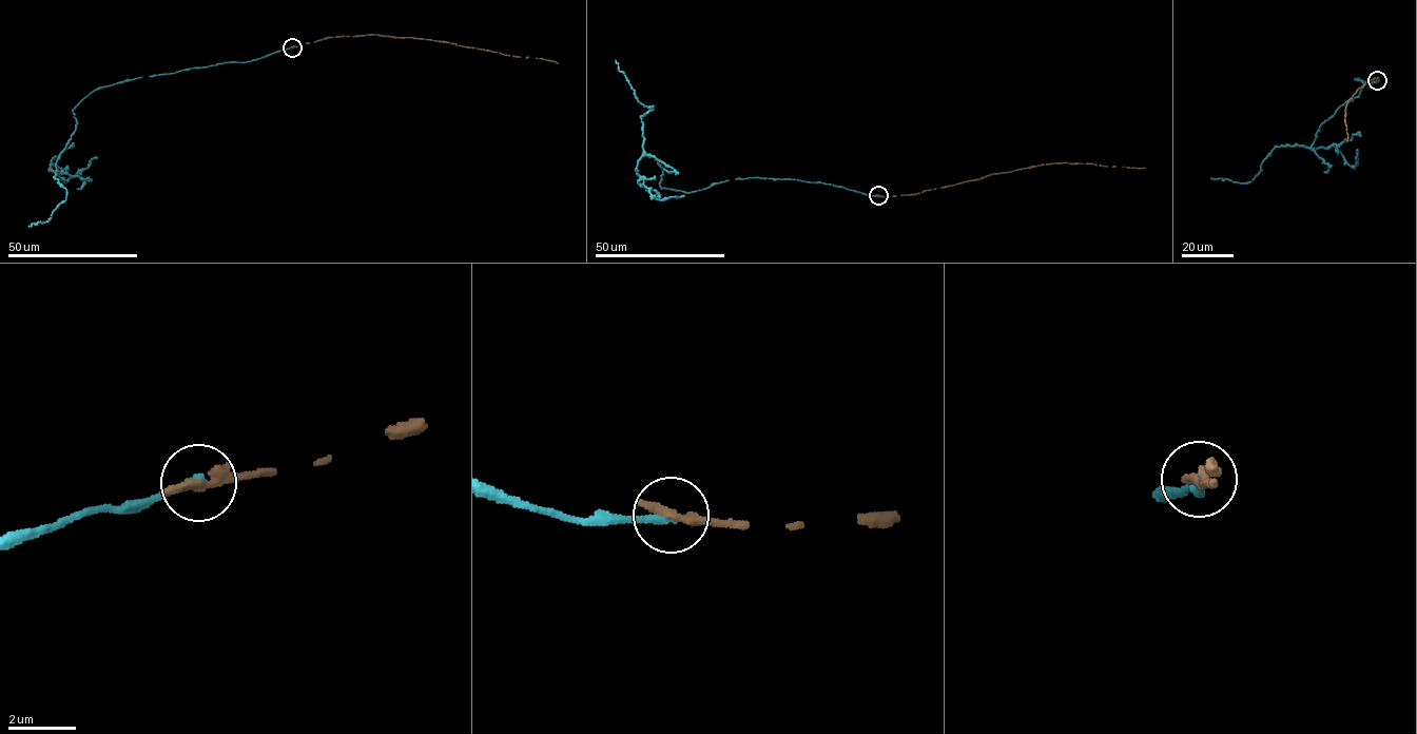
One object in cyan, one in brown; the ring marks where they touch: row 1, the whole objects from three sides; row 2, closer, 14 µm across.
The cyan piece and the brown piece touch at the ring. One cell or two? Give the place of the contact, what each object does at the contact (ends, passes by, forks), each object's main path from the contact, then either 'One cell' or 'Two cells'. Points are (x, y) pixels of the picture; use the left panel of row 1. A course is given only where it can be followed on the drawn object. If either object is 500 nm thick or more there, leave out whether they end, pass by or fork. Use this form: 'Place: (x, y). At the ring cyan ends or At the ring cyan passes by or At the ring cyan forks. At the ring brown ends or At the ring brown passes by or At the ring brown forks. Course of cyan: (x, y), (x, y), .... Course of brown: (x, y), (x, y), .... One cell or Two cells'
Place: (292, 47). At the ring cyan ends. At the ring brown ends. Course of cyan: (291, 47), (91, 92), (73, 111), (76, 130), (56, 166), (66, 199), (46, 223), (28, 226). Course of brown: (291, 47), (336, 37), (376, 34), (451, 43), (558, 63). Two cells

